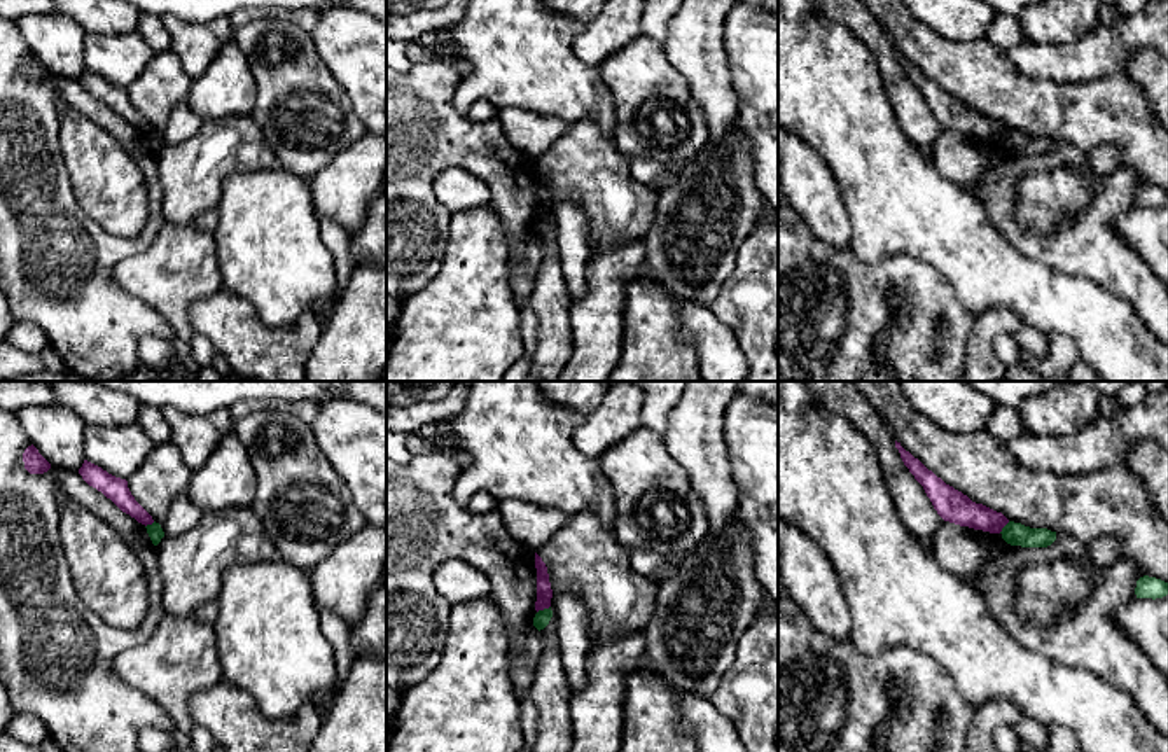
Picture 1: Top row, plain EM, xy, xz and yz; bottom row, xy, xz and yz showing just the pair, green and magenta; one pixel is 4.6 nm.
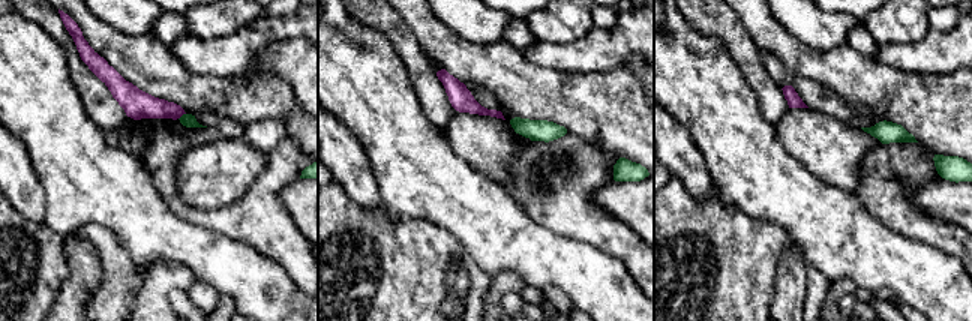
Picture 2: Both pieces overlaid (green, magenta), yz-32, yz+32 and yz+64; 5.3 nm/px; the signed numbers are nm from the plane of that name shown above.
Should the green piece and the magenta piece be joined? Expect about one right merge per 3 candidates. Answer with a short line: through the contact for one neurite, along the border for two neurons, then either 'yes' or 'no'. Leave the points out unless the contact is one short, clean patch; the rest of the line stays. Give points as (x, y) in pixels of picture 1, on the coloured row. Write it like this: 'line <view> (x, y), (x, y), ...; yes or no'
line xz (549, 605), (537, 612); no

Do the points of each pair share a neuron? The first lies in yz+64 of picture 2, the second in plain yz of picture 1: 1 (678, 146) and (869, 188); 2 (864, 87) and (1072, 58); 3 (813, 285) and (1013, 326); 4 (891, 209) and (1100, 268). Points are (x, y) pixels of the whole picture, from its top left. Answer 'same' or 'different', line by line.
1: different
2: different
3: different
4: same

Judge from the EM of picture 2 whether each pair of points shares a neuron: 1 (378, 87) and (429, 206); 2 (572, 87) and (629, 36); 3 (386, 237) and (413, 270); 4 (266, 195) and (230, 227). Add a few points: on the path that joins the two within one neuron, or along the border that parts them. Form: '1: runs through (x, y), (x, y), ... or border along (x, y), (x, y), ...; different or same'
1: runs through (386, 117), (420, 176); same
2: border along (621, 66), (588, 72), (561, 72), (554, 69); different
3: runs through (387, 245), (405, 263); same
4: runs through (257, 204), (239, 221); same

